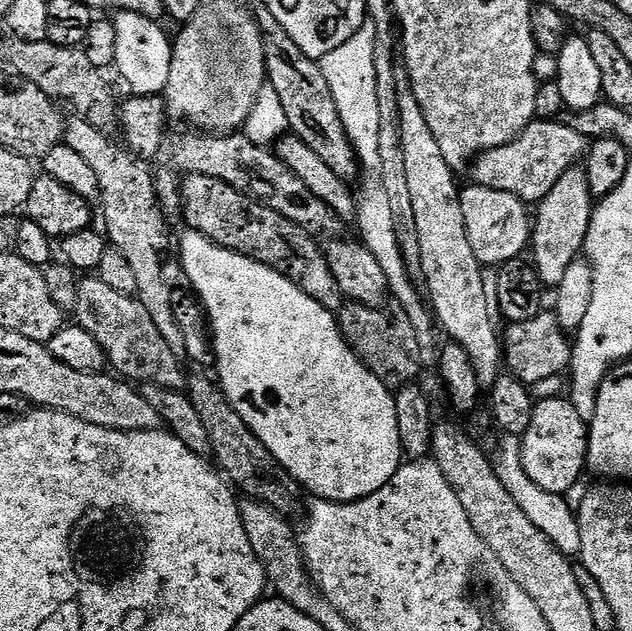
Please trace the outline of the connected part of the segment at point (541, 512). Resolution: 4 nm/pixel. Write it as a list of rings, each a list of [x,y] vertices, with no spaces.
[[[504,438],[496,456],[494,452],[494,463],[498,478],[502,478],[502,486],[510,490],[510,495],[514,502],[518,502],[522,514],[526,514],[526,518],[530,518],[530,522],[534,522],[534,526],[538,526],[538,530],[542,530],[542,534],[546,534],[550,542],[554,542],[554,546],[558,546],[558,550],[562,550],[565,556],[575,557],[582,546],[582,534],[578,530],[576,513],[564,496],[550,494],[550,490],[542,490],[542,486],[538,486],[538,482],[534,482],[534,478],[526,474],[522,466],[519,443],[515,439]]]

